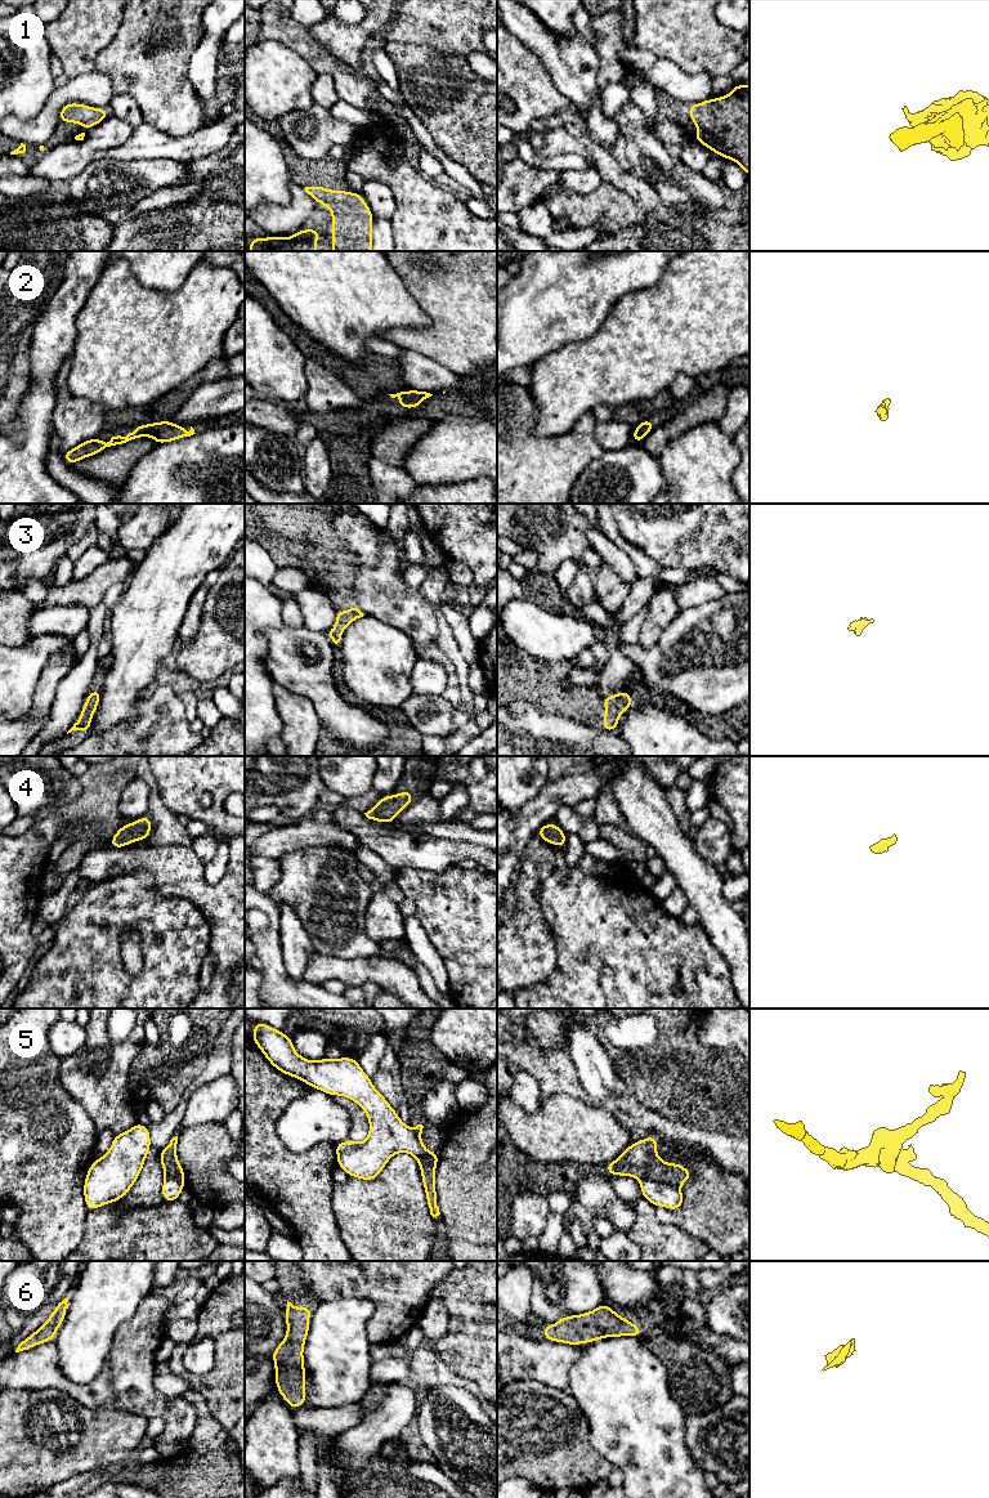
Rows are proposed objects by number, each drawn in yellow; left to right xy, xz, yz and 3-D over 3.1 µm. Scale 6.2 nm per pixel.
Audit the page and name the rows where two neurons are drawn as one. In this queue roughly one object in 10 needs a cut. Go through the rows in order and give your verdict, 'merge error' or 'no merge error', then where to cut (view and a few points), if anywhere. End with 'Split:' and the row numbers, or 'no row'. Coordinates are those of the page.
1: no merge error; cut none
2: no merge error; cut none
3: no merge error; cut none
4: no merge error; cut none
5: merge error; cut yz (640, 1179), (653, 1179), (678, 1186)
6: no merge error; cut none
Split: 5

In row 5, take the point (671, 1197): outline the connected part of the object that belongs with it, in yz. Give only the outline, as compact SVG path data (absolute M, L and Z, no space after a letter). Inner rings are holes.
M653 1179L640 1180L643 1198L654 1207L663 1206L677 1211L684 1203L684 1195L679 1186L657 1182Z

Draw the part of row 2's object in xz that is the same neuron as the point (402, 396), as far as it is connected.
M411 389L408 392L400 392L389 395L391 398L399 398L399 408L417 408L422 402L425 402L426 398L431 397L433 394Z

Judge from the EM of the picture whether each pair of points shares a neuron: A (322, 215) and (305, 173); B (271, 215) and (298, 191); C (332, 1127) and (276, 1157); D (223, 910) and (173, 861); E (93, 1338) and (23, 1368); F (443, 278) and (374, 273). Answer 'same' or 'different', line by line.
A: same
B: same
C: different
D: same
E: different
F: different

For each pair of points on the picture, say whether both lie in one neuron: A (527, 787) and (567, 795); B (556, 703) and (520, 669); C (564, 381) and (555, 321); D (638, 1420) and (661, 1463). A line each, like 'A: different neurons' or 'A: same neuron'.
A: different neurons
B: same neuron
C: different neurons
D: same neuron

